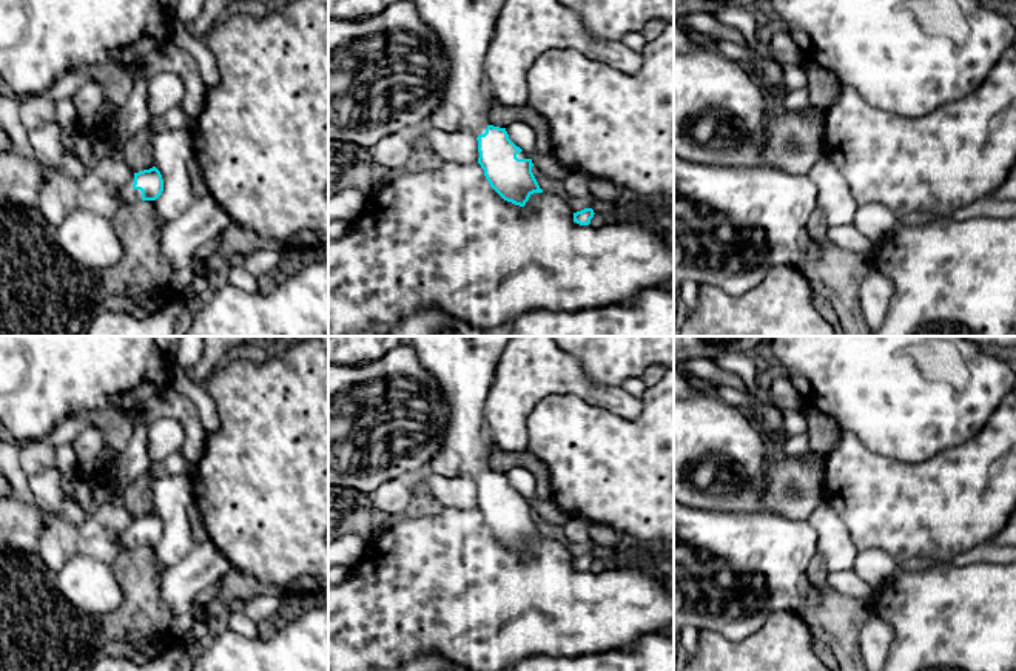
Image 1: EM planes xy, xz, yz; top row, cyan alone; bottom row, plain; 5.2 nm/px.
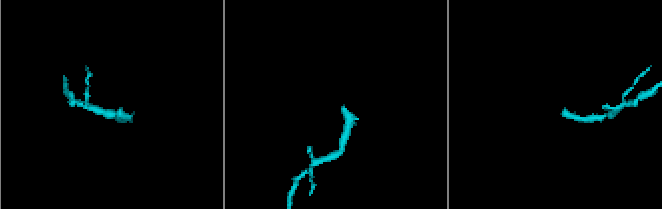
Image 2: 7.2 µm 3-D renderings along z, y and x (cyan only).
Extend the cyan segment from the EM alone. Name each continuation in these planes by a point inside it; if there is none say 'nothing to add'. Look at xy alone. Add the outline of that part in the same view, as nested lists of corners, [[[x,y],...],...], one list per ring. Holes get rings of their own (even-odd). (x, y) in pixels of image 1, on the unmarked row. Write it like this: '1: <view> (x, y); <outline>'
1: xy (130, 542); [[[134,521],[120,534],[122,551],[133,551],[142,546],[142,537],[133,534]]]

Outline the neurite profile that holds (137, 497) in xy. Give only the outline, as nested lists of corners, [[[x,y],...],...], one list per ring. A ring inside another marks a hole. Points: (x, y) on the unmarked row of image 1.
[[[143,474],[131,481],[123,491],[123,506],[133,518],[156,512],[151,489],[151,477]]]

